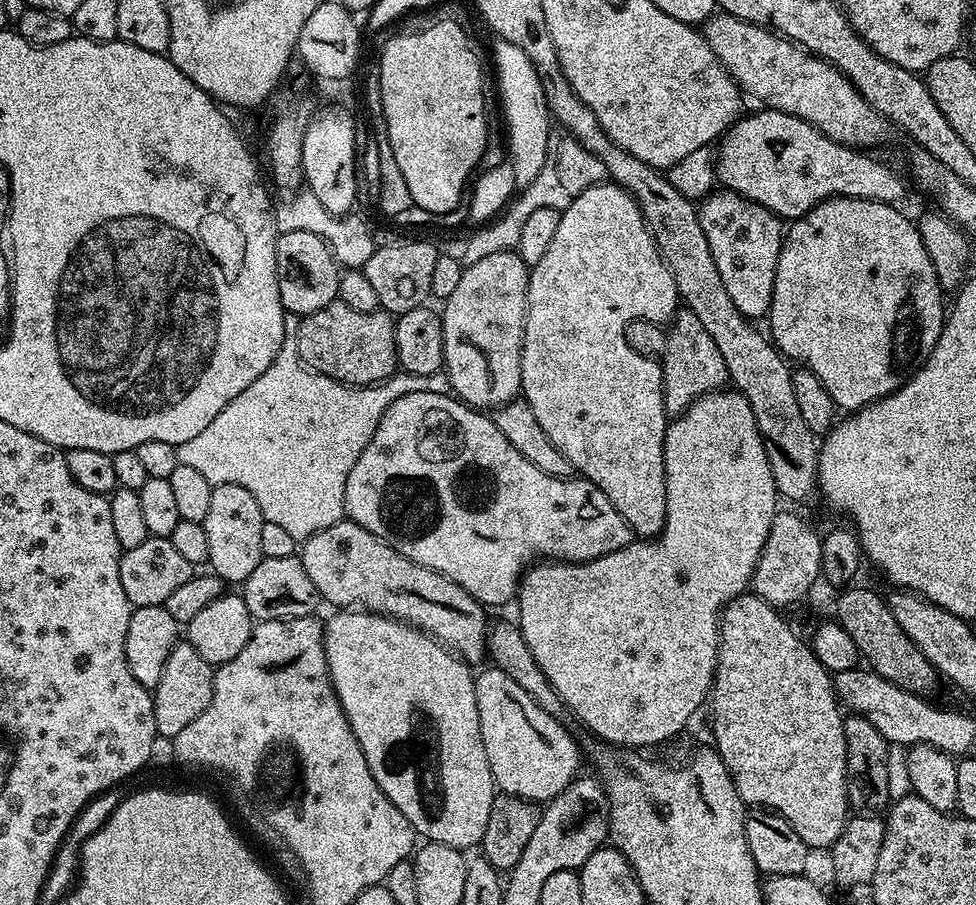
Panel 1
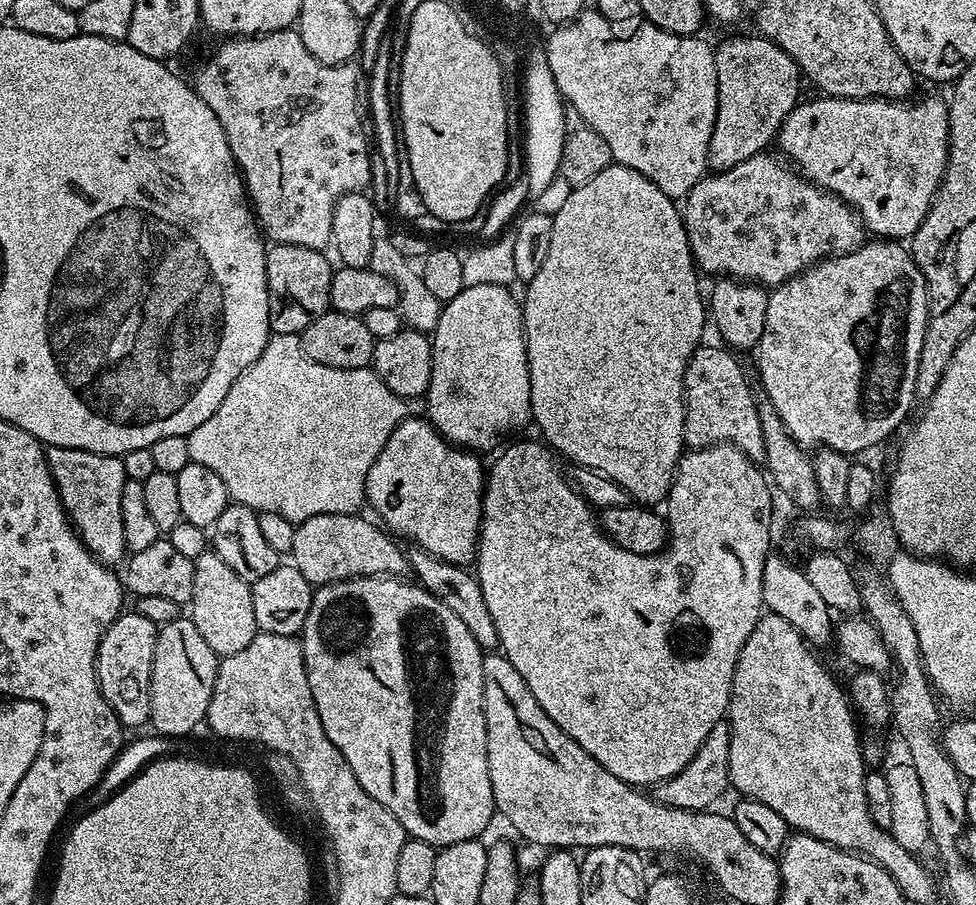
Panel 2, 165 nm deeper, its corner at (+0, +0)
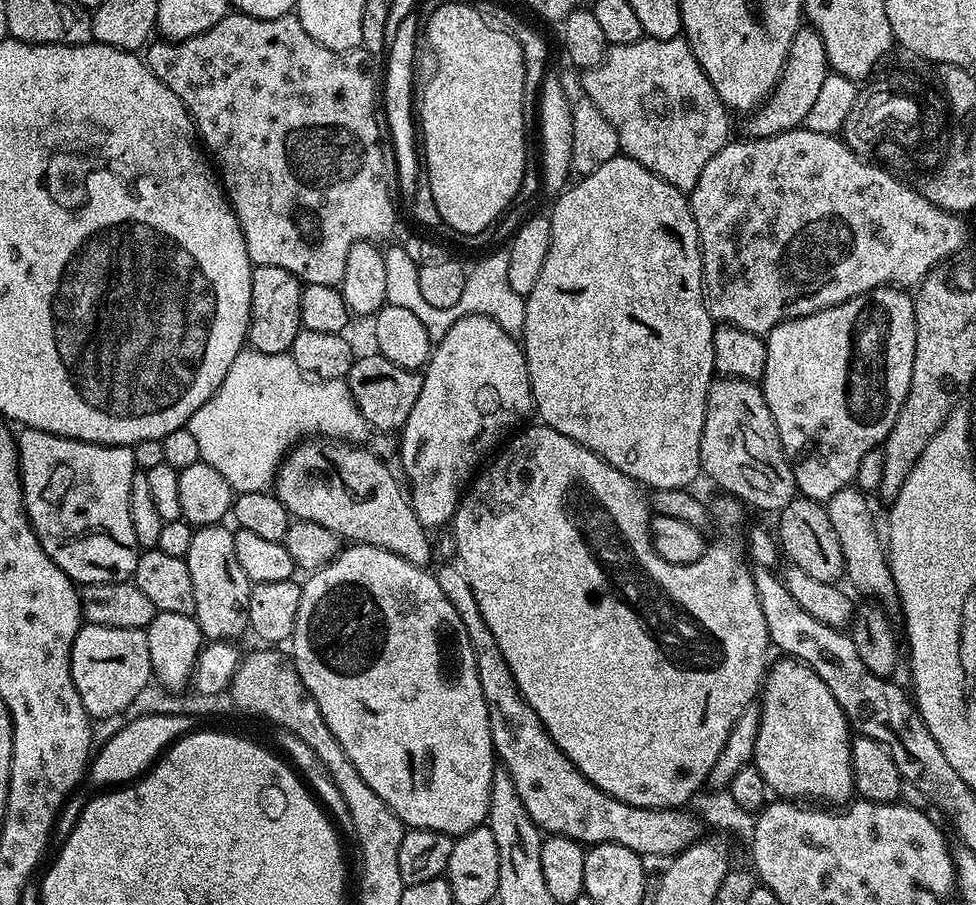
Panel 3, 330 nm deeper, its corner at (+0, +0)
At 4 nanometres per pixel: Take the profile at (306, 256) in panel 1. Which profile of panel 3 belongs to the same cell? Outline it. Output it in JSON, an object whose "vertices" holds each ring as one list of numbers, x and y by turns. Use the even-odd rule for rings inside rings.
{"vertices":[[255,265,250,278,250,322,248,323,247,343,262,354,282,354,291,349,294,338,301,330,300,323,300,289,302,281,294,274,278,266]]}

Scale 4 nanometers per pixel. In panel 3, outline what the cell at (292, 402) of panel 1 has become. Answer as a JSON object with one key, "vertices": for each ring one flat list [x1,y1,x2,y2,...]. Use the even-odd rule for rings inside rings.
{"vertices":[[250,346,230,362,222,386,189,418,186,425,198,445,198,454,205,464,214,466,226,482,230,482,233,493,266,492,275,485,276,472,288,449,308,438,331,438,334,440,359,441,366,432,366,425,360,416,358,406,348,389,347,379,314,380,304,375,288,353,262,354]]}

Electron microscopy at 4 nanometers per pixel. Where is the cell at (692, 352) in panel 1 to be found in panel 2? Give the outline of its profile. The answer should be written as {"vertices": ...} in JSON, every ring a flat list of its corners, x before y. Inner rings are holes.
{"vertices":[[705,343,703,346,696,349,696,352,688,357,688,365,684,371,684,443,689,449,695,450,698,448,711,448,718,444,725,442,735,444,737,448,747,454,752,460,757,462,764,459,764,439,762,438,762,422,760,421,760,404,756,396,752,393,752,388,748,385,748,376,744,373,744,368,735,360,733,353,727,347,719,346,715,348,714,345]]}

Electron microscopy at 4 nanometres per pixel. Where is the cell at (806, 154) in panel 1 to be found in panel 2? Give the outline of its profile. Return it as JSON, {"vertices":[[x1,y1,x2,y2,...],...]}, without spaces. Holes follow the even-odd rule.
{"vertices":[[821,95,820,100,808,100,797,103,797,106,789,116,784,119,780,127,778,145,789,156,787,159,798,169,801,176,810,184,823,188,826,192,832,192,839,200,845,200,851,208,855,208,864,221,865,229,869,233,875,234,880,238,887,238,897,242,907,241,922,226,926,214,930,210,932,200,936,196,936,191,940,188,940,183,946,170,948,161,948,106,942,99,936,96,928,96,925,100,920,100,917,104,902,100,885,100,878,96,872,96,868,100,847,100,841,96]]}

